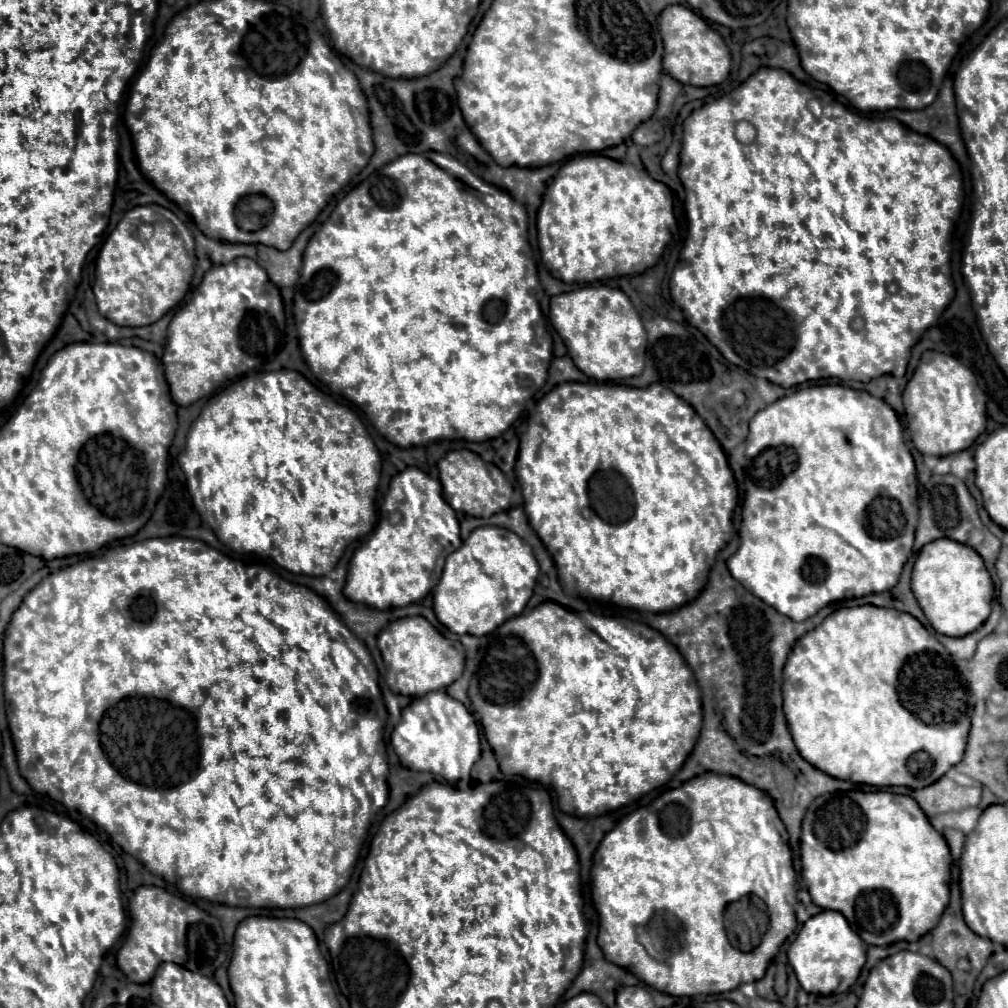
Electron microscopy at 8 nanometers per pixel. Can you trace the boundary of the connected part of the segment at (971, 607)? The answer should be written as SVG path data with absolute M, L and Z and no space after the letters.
M936 539L918 553L912 571L912 593L936 633L964 637L988 619L994 585L982 557L972 547L952 539Z

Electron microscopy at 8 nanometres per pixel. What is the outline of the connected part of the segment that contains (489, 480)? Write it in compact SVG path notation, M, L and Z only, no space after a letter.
M468 449L450 451L438 463L438 471L444 497L458 513L466 513L472 517L490 517L511 507L512 486L504 473L495 465L482 461L476 453Z

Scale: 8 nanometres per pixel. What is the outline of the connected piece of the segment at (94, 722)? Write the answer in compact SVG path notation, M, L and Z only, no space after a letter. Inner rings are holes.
M163 537L138 541L130 547L116 545L98 557L88 557L44 577L24 597L6 627L3 690L8 727L14 737L20 773L30 787L66 805L68 809L76 809L86 815L150 873L160 875L164 881L178 887L183 895L193 899L205 899L232 907L294 909L334 897L348 881L330 881L330 873L342 873L342 877L352 875L370 827L370 819L388 800L384 723L376 719L376 715L388 713L378 687L378 671L366 645L354 637L328 601L318 593L308 587L288 583L262 565L244 565L242 561L234 561L198 539ZM130 693L150 693L150 697L130 697Z

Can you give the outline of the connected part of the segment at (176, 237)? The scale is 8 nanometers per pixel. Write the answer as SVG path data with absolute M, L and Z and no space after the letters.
M155 204L128 211L97 258L94 295L100 315L128 327L156 323L190 290L196 260L194 249L191 231L172 211Z

